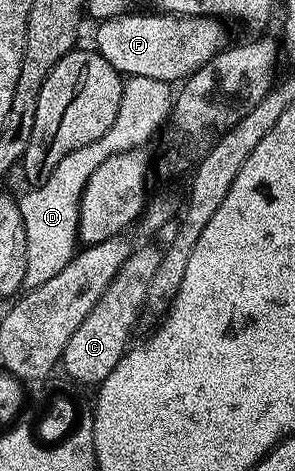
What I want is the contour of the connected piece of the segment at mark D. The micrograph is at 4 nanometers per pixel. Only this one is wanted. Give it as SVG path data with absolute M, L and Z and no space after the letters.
M129 77L123 82L121 91L121 107L117 111L117 119L113 119L113 127L101 135L93 143L85 147L77 147L77 151L69 151L57 167L40 185L28 188L24 197L18 198L21 207L21 219L25 219L25 279L27 289L41 287L53 275L58 275L75 258L79 240L79 204L85 191L85 183L89 183L89 175L118 153L127 153L131 149L146 146L146 141L158 131L162 125L168 124L173 104L173 89L161 79L145 79Z

